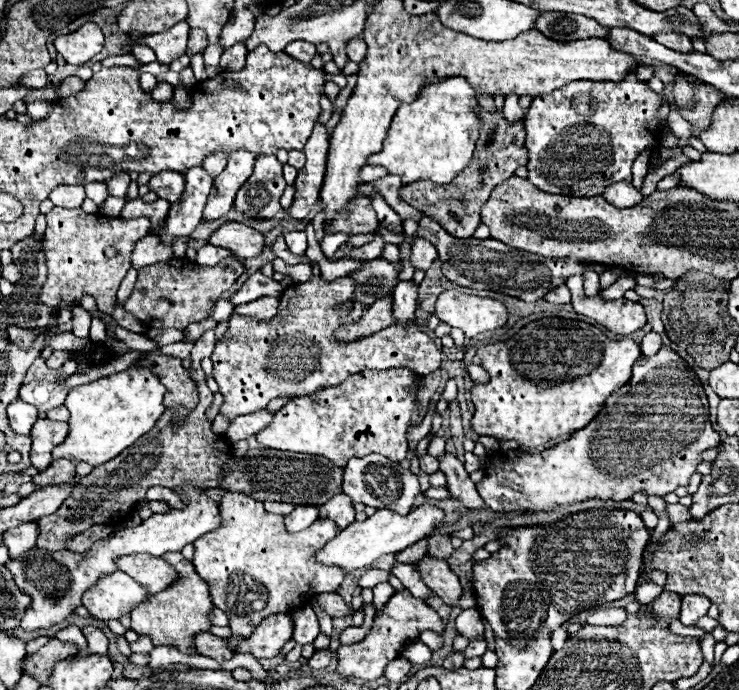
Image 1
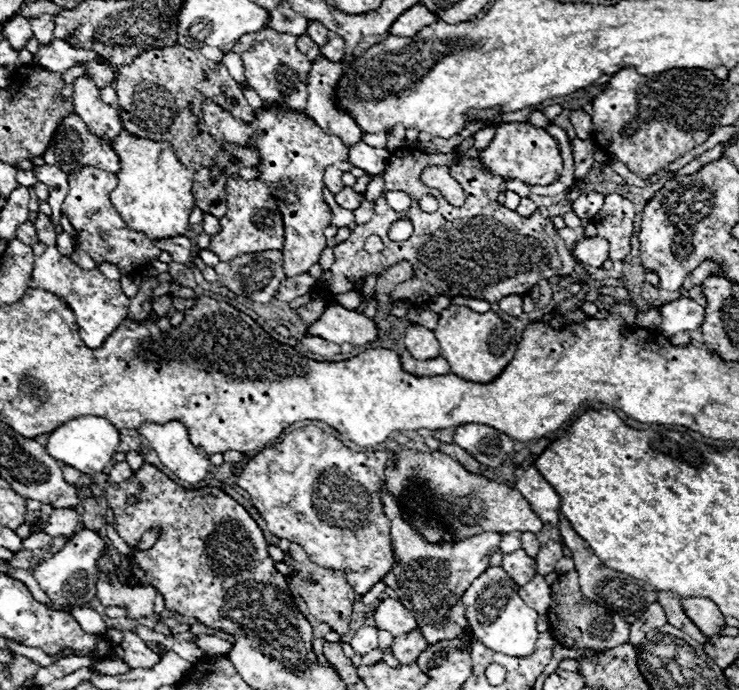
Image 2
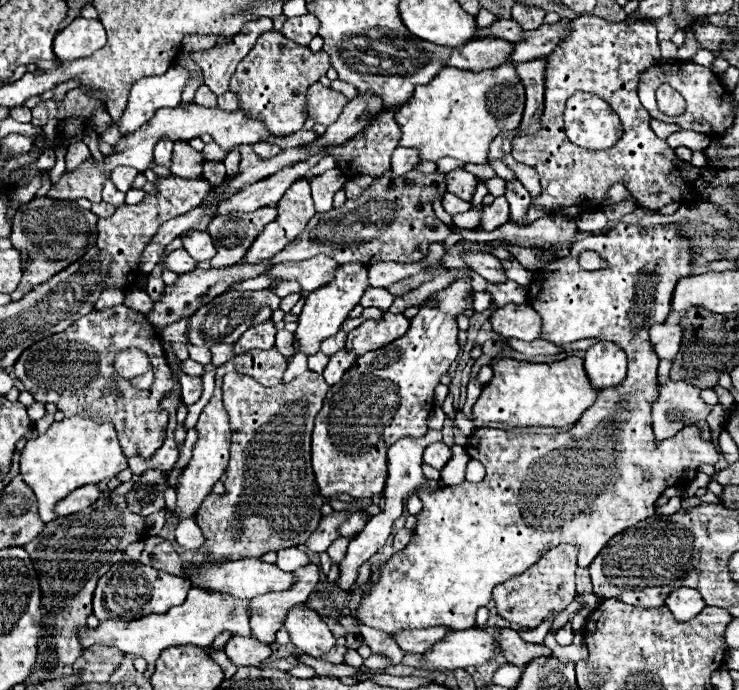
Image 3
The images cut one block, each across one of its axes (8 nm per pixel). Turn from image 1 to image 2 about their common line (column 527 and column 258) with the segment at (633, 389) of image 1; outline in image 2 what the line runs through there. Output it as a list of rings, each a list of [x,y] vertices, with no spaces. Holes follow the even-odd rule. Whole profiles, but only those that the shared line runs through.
[[[304,426],[286,434],[282,442],[250,456],[244,468],[238,472],[236,484],[252,496],[254,508],[266,520],[266,526],[274,536],[300,544],[310,562],[328,570],[344,572],[354,592],[362,596],[366,590],[370,590],[370,586],[374,586],[374,582],[396,566],[390,520],[382,512],[380,504],[380,482],[384,480],[386,462],[388,458],[380,450],[354,452],[332,434],[326,434],[316,426]]]

